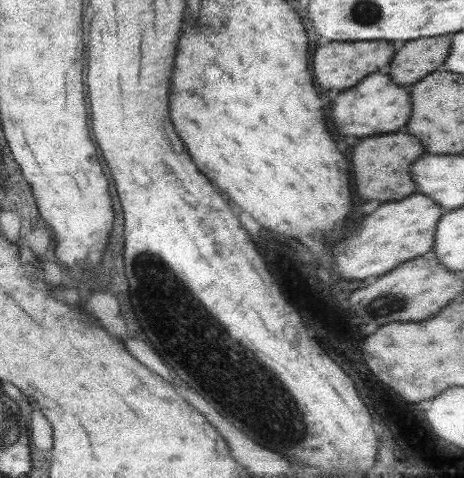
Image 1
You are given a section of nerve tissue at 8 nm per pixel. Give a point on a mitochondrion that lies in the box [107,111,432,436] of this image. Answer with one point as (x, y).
(387, 305)

